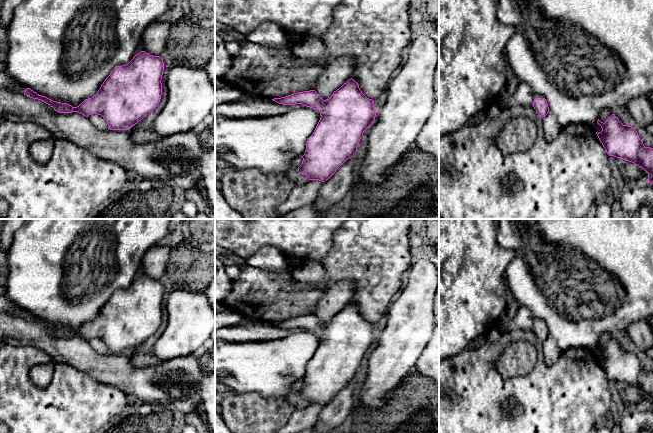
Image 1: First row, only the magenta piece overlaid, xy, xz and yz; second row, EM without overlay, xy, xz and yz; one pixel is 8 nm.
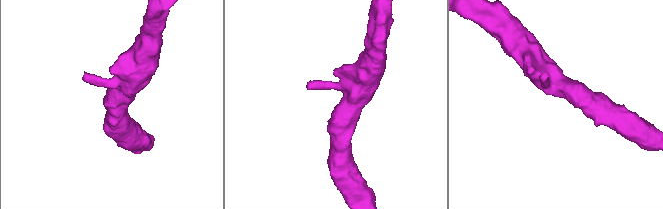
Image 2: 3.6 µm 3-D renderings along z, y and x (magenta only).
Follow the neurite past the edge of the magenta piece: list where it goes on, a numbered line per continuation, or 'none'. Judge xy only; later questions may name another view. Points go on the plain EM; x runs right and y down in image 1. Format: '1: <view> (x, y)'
1: xy (6, 306)

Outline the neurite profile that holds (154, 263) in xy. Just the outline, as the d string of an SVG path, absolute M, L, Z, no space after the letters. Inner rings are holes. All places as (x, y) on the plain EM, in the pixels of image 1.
M160 244L149 249L141 262L143 275L153 280L159 280L166 271L171 248Z

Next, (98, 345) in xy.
M91 338L88 340L89 345L91 348L99 354L109 354L109 350L101 339L98 338Z

